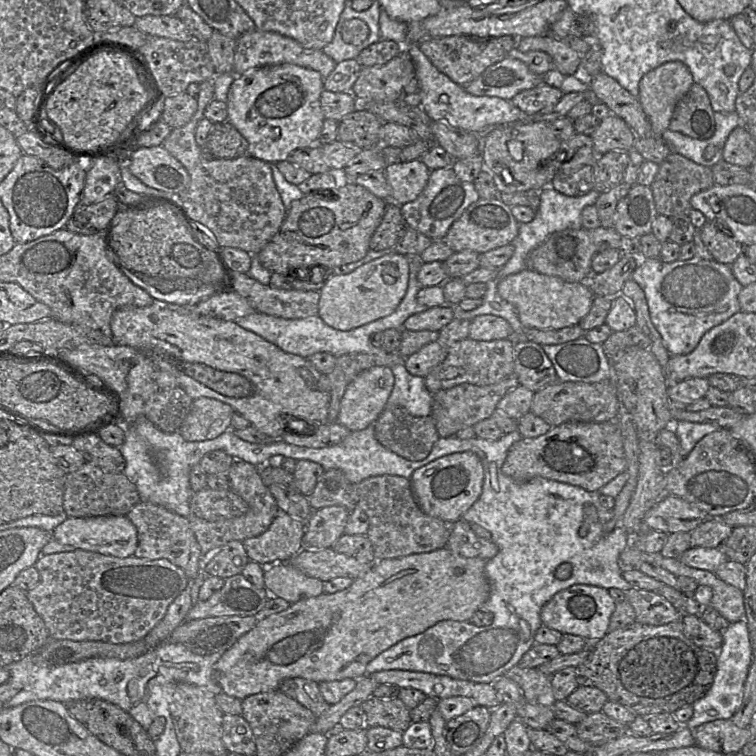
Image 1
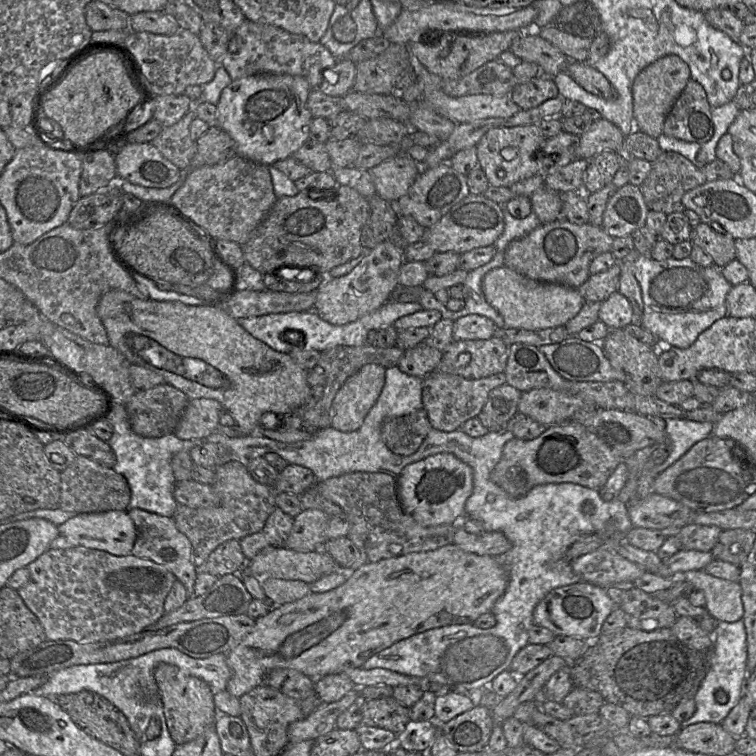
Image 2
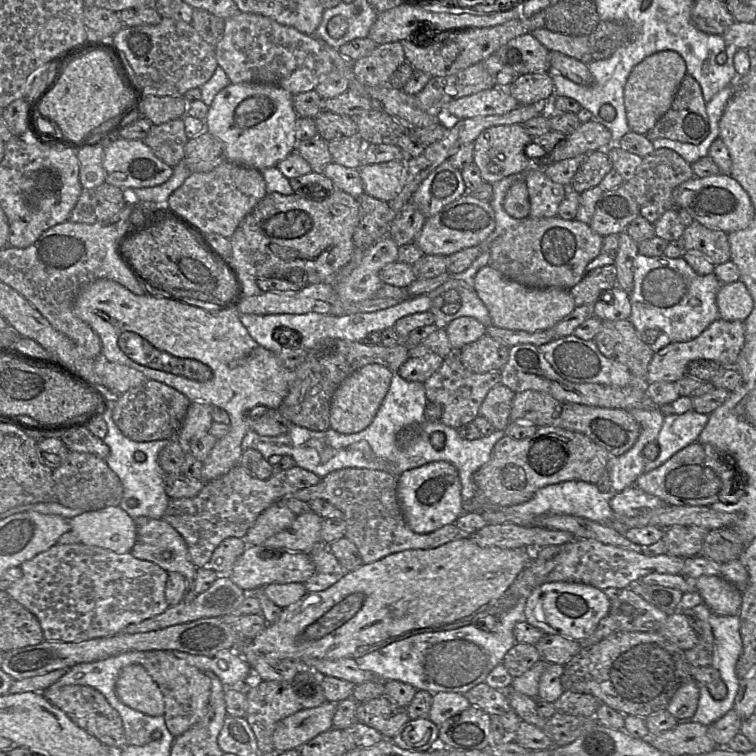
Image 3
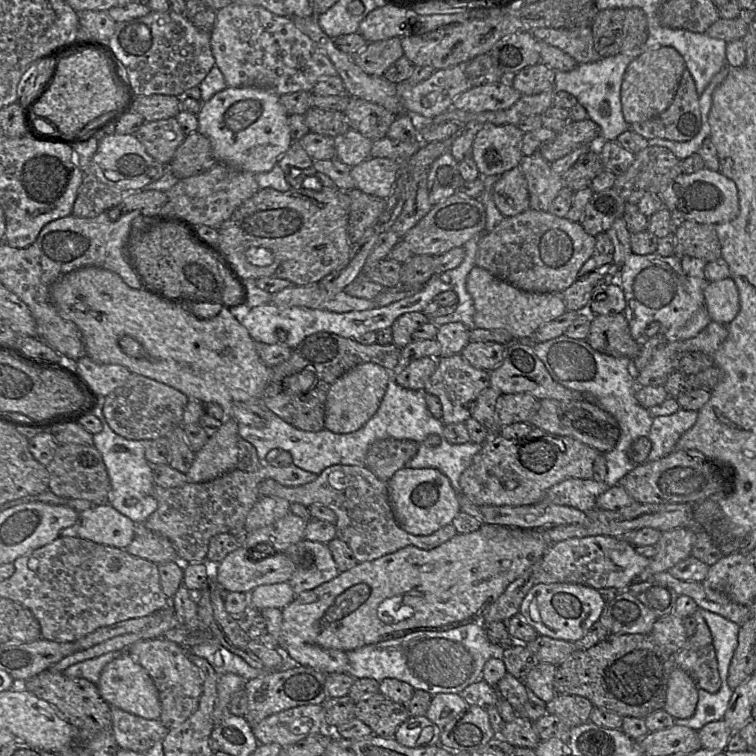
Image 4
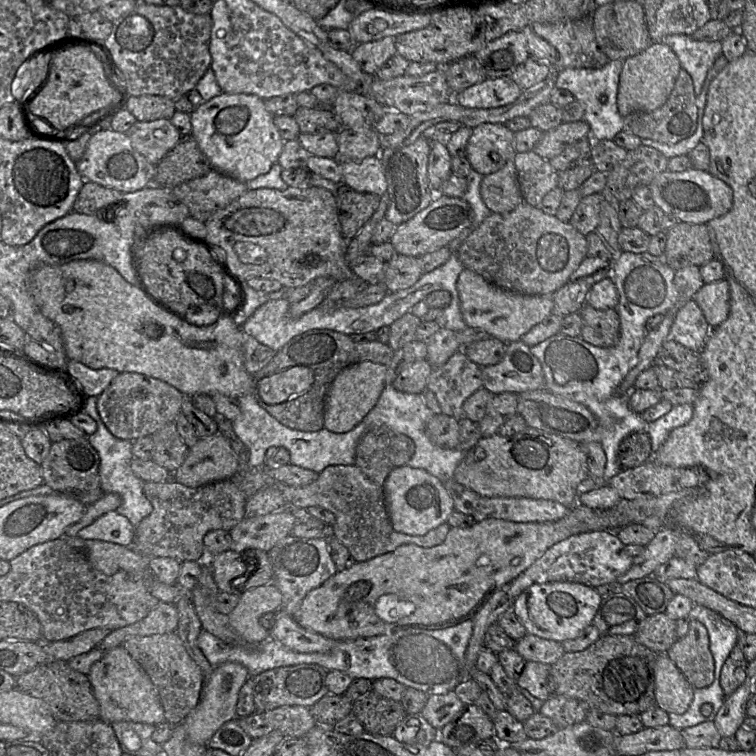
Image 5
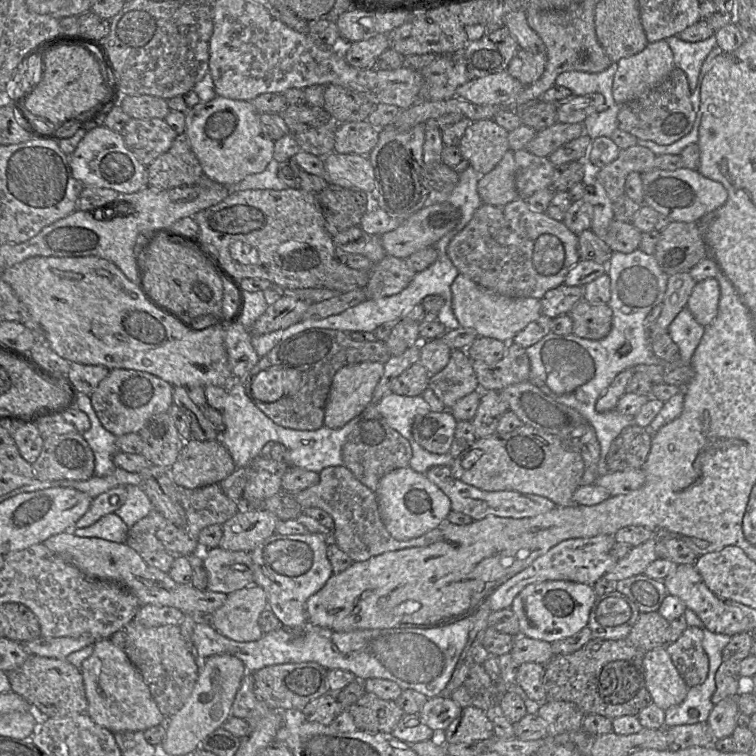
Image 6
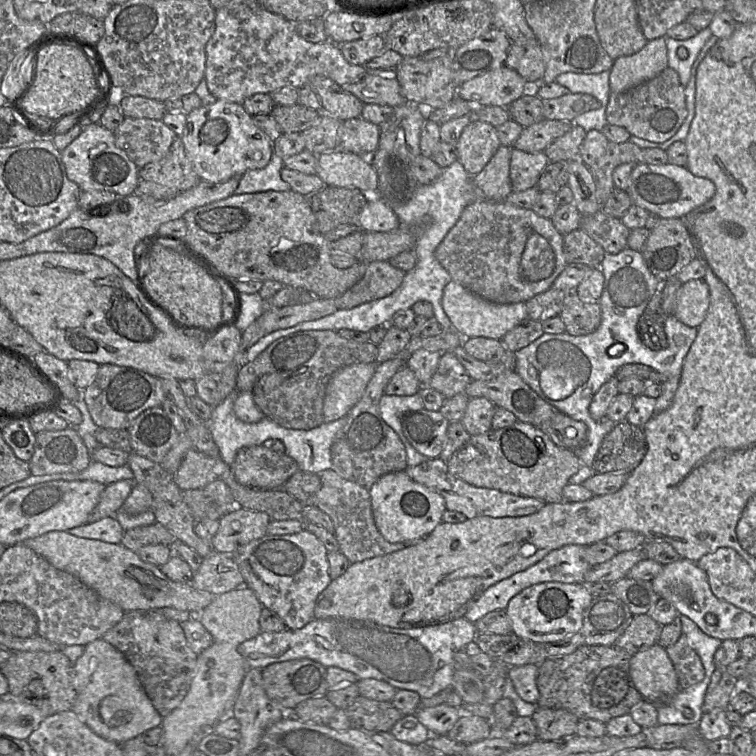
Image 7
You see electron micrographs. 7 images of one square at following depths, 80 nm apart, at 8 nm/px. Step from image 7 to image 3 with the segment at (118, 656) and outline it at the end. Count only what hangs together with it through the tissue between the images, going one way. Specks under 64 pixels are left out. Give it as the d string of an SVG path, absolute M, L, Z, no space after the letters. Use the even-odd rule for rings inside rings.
M141 664L129 665L121 671L116 693L122 703L136 711L148 716L164 714L163 694Z

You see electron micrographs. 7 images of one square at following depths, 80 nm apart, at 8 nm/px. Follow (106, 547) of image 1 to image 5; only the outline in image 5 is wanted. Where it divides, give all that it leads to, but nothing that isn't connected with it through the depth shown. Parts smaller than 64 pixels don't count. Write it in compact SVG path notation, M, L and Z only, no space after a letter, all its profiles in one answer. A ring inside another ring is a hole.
M110 511L78 531L77 536L82 539L101 540L132 547L135 528L125 516Z

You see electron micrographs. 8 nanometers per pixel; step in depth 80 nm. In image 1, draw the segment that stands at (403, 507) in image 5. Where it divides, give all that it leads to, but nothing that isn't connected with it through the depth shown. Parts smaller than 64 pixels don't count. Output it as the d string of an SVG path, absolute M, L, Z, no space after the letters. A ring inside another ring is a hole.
M473 452L442 456L415 470L411 476L413 494L424 513L447 522L462 519L463 514L481 495L484 470L479 457Z

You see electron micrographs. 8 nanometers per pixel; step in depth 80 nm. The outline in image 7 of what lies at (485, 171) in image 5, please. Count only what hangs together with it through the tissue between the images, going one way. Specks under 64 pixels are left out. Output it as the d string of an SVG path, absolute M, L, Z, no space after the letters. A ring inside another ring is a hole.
M473 119L463 129L455 148L458 161L474 177L483 170L500 145L496 127Z

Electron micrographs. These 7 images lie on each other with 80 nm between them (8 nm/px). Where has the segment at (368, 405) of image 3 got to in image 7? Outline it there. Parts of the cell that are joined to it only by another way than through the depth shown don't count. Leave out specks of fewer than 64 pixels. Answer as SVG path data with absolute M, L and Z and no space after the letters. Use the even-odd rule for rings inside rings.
M376 363L344 366L331 377L324 398L324 422L346 417L363 395L377 368Z

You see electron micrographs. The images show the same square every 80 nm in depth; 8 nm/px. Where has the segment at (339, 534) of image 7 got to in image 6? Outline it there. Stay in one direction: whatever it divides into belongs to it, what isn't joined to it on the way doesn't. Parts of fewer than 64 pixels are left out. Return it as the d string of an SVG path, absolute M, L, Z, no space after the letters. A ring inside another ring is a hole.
M344 465L324 468L319 472L318 484L291 495L301 507L320 508L333 518L335 543L353 562L365 561L384 552L426 547L442 538L442 530L437 527L410 540L394 539L382 522L376 492L362 484Z

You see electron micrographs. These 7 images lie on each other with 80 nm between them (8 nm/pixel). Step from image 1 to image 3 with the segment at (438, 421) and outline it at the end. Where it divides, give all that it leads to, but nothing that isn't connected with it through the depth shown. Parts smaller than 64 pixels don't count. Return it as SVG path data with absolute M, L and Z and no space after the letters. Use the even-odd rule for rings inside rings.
M451 353L423 384L427 400L438 403L442 407L440 422L457 429L472 422L479 415L480 406L489 390L501 384L501 374L500 371L473 373L463 366L456 353Z

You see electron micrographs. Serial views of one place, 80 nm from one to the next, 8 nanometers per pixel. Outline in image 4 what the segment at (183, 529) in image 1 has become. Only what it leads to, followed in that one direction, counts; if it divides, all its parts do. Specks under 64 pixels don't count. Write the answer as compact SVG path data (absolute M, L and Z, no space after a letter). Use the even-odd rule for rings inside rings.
M144 523L135 524L134 537L126 551L156 564L179 561L172 542L151 530Z

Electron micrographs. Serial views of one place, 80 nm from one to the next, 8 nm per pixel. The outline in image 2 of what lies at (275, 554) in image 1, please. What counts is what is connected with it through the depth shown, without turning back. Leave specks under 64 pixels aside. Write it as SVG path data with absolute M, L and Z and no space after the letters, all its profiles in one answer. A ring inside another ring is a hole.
M277 507L261 531L239 540L244 555L251 560L266 547L284 547L293 525L294 518Z

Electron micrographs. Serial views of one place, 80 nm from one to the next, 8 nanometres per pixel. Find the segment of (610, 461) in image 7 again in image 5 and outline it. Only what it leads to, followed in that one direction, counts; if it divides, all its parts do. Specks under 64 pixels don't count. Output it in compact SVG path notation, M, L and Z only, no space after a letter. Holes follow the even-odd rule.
M632 432L620 442L617 456L622 469L637 467L652 459L651 440L646 432Z

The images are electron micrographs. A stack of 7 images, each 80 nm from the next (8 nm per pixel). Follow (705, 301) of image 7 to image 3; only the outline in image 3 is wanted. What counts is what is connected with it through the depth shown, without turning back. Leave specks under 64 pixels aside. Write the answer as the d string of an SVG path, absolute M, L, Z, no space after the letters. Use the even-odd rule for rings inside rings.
M740 280L724 284L716 296L719 319L726 321L745 321L753 310L753 299Z

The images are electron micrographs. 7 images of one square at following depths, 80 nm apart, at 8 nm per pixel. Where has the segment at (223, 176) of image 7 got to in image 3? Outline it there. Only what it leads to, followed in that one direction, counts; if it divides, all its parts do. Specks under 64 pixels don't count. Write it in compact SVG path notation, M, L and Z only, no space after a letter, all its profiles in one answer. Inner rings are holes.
M230 83L220 90L209 106L205 120L205 130L217 137L224 149L225 160L263 171L275 167L291 154L297 145L295 125L298 115L292 104L293 95L287 90L263 83Z

